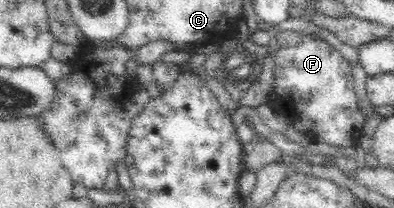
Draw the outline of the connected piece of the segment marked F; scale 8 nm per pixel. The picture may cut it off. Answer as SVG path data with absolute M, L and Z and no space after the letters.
M301 35L301 41L294 46L279 48L274 58L274 81L276 86L270 93L269 104L287 119L297 131L308 134L316 141L323 141L333 147L356 145L363 135L363 123L366 118L358 106L357 93L353 89L353 73L351 64L339 50L327 43L323 38L313 35Z

